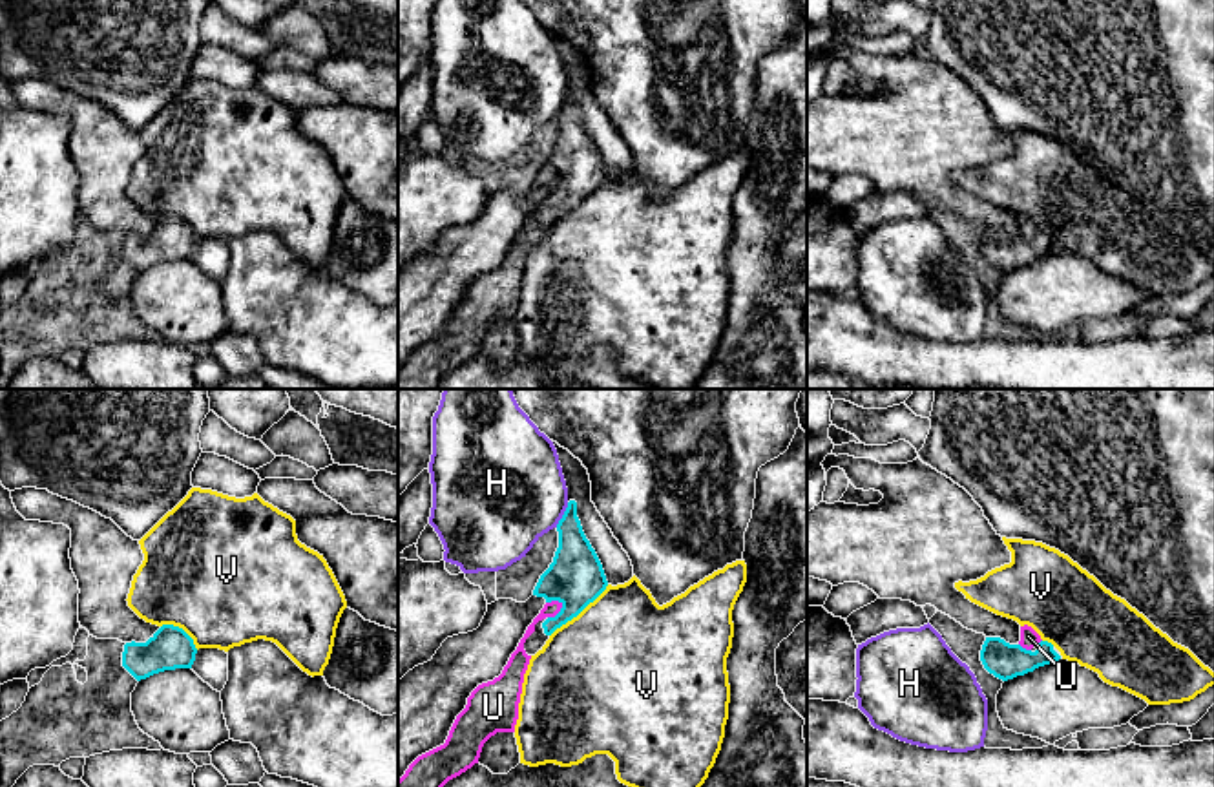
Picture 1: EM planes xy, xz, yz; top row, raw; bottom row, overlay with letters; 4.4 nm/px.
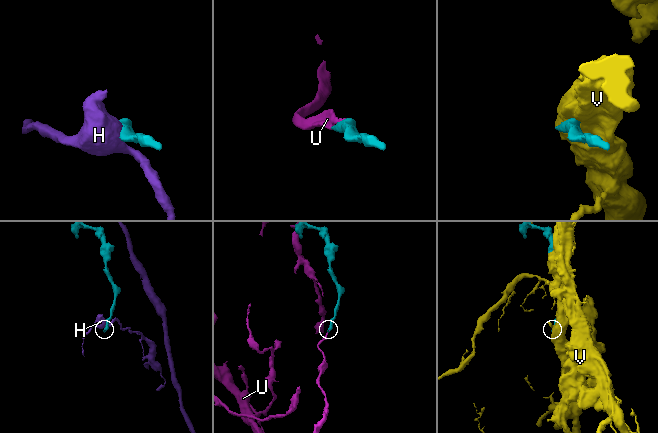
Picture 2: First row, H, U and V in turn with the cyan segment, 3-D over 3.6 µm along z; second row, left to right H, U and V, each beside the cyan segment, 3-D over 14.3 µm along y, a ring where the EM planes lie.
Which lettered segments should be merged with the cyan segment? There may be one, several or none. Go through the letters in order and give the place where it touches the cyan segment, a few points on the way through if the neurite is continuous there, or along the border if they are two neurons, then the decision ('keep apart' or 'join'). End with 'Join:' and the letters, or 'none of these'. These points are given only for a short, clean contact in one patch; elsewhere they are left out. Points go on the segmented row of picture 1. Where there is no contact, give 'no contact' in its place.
H: meets cyan in xz at (563, 515); keep apart
U: meets cyan in xz at (559, 612); runs through xz (575, 577), (568, 585), (559, 612), (552, 608); join
V: meets cyan in xz at (579, 612); keep apart
Join: U

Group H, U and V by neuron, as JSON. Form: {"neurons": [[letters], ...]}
{"neurons": [["H"], ["U"], ["V"]]}

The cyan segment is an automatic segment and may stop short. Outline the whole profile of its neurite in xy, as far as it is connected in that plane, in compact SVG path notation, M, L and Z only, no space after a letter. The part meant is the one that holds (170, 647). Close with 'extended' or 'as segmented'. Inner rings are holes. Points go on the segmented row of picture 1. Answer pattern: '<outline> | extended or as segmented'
M162 624L146 643L126 643L122 666L137 679L175 668L192 668L197 648L179 626Z | as segmented

